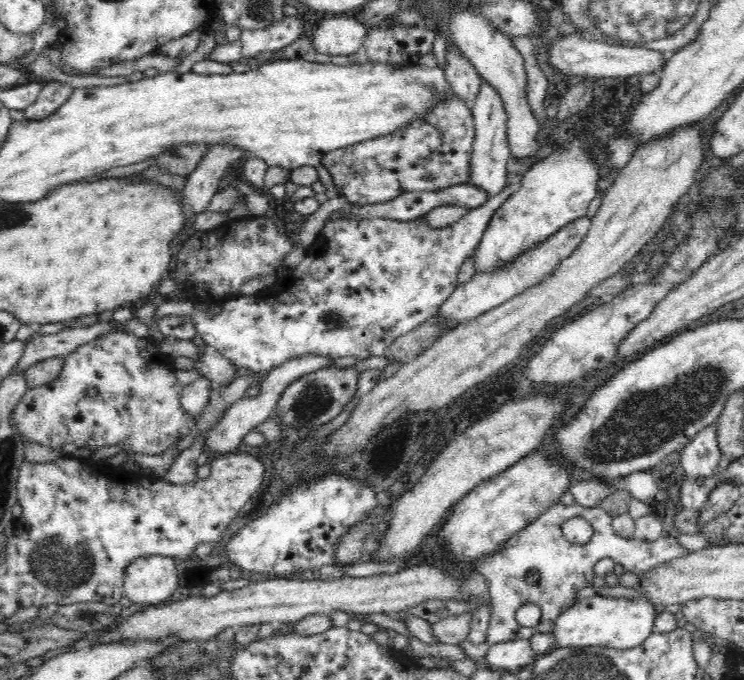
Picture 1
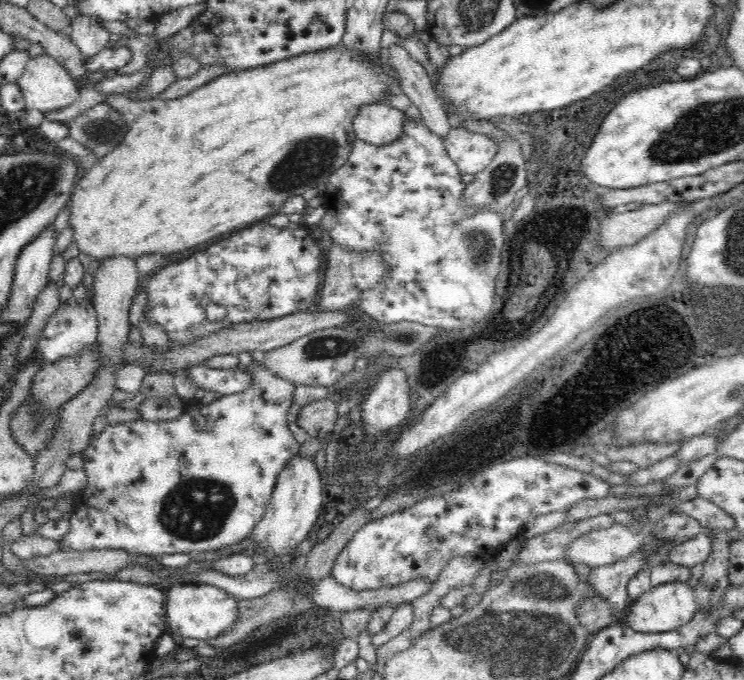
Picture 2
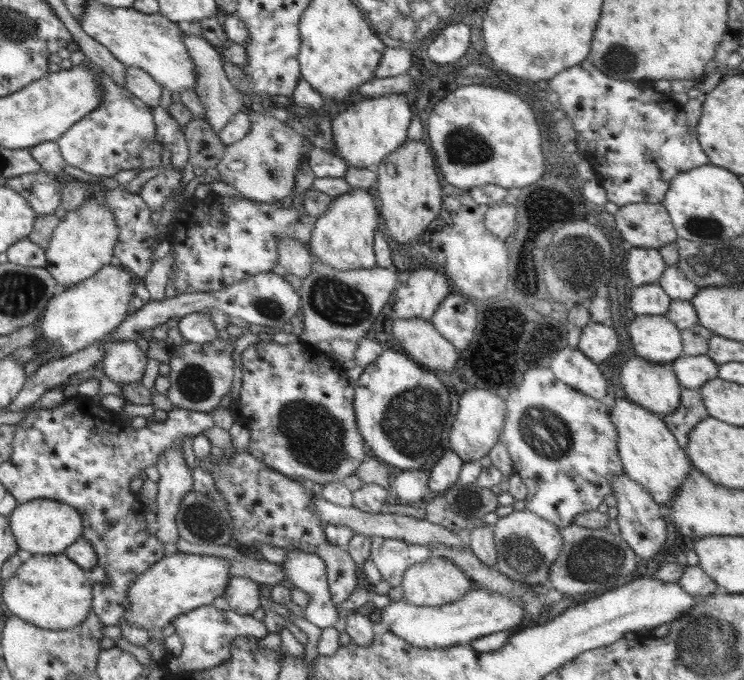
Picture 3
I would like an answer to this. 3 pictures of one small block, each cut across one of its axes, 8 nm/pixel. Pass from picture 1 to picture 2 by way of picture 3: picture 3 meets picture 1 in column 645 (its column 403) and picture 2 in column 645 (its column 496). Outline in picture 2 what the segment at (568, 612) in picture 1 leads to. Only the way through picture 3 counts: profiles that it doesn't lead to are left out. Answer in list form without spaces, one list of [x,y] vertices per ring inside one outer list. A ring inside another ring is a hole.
[[[670,582],[653,587],[639,600],[631,603],[624,614],[623,621],[636,632],[670,632],[690,622],[696,612],[696,600],[691,586],[688,583]]]

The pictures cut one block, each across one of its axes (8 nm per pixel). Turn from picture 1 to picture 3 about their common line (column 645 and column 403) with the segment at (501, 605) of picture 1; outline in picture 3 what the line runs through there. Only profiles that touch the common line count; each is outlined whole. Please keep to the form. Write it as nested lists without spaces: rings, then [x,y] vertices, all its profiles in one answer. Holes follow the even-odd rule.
[[[371,537],[371,560],[378,568],[382,580],[394,589],[400,589],[403,574],[410,566],[423,563],[431,558],[429,549],[420,544],[390,538]]]

